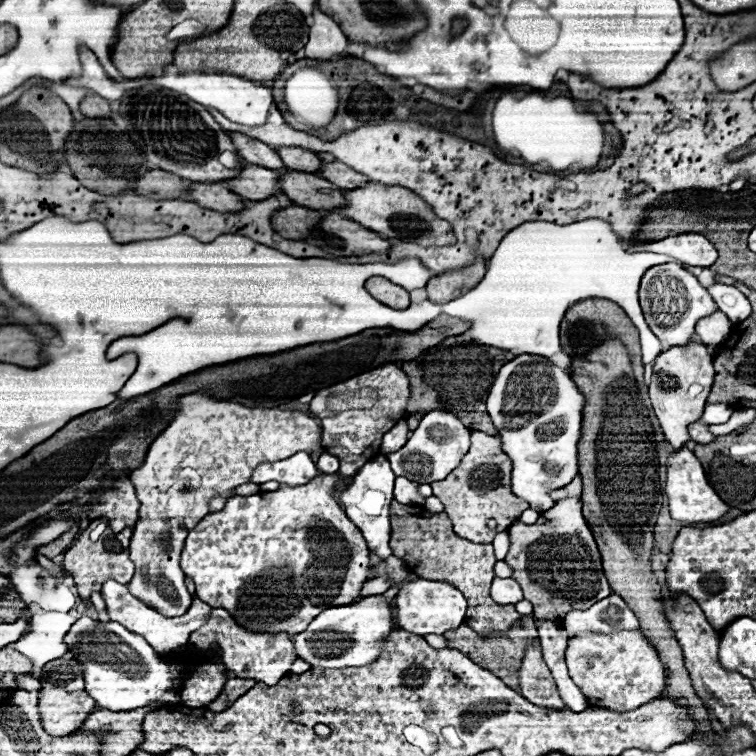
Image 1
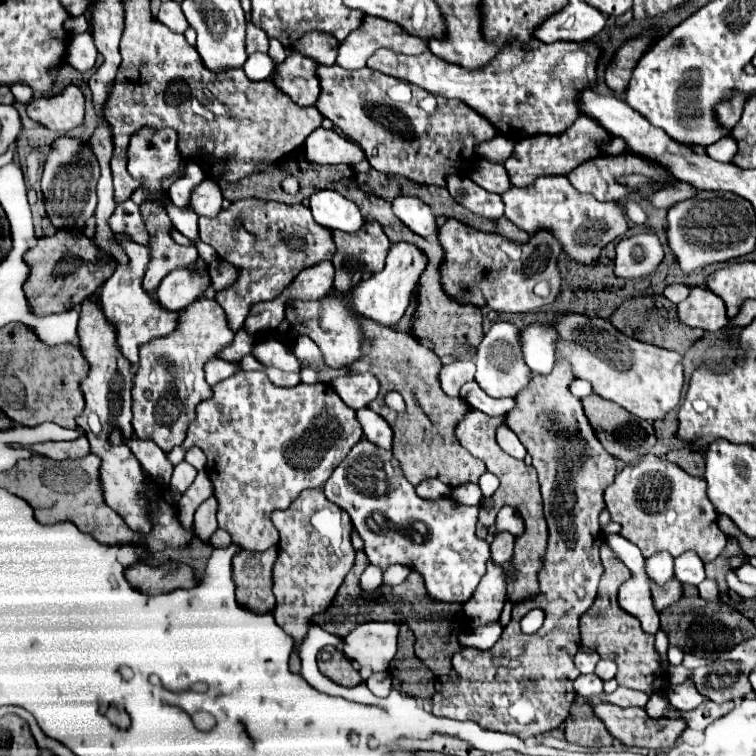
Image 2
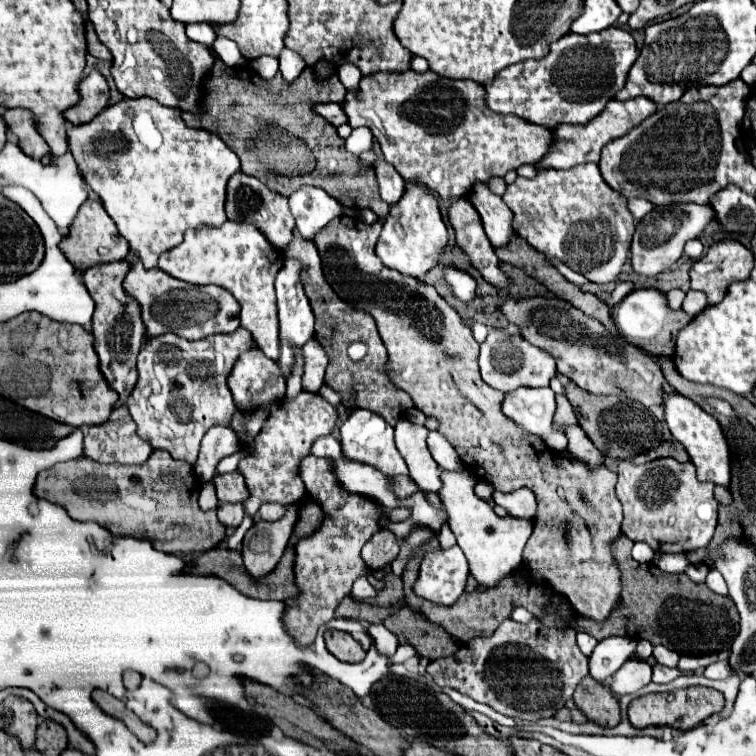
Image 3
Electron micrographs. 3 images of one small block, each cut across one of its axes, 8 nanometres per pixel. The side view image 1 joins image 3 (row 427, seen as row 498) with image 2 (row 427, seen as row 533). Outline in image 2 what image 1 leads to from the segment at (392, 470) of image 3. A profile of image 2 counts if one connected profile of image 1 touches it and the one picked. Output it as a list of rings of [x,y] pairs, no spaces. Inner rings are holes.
[[[362,408],[356,412],[356,420],[360,422],[366,440],[376,444],[378,448],[392,450],[392,428],[386,424],[386,420],[382,420],[382,416],[372,412],[370,408]]]

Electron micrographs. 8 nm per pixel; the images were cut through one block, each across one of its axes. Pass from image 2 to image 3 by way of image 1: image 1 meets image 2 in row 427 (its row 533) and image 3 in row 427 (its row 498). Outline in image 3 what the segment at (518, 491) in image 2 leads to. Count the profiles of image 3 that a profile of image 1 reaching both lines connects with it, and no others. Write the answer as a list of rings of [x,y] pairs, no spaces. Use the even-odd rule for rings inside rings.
[[[340,216],[332,220],[320,234],[316,248],[322,258],[322,268],[328,284],[334,292],[352,304],[352,308],[368,312],[382,336],[382,342],[388,348],[388,376],[390,380],[408,392],[414,400],[414,406],[422,410],[426,416],[434,416],[440,420],[440,432],[446,440],[454,446],[458,456],[462,458],[464,466],[470,468],[482,482],[490,482],[500,492],[514,492],[518,488],[530,488],[536,496],[538,508],[534,516],[534,532],[524,548],[524,564],[534,576],[536,582],[548,584],[550,590],[562,592],[568,596],[572,608],[590,620],[606,622],[610,612],[618,608],[622,600],[622,586],[620,586],[620,570],[612,554],[612,540],[620,536],[622,524],[622,504],[614,494],[616,474],[610,472],[606,466],[598,468],[598,472],[586,472],[578,460],[570,460],[566,450],[562,454],[550,450],[542,438],[528,434],[522,426],[502,414],[502,400],[504,392],[490,388],[478,370],[478,342],[472,336],[472,330],[458,312],[444,300],[440,294],[426,284],[410,276],[402,276],[400,272],[388,270],[382,260],[374,254],[376,240],[380,236],[382,222],[366,224],[362,220],[354,220],[348,216]],[[566,520],[570,520],[572,540],[566,540]]]

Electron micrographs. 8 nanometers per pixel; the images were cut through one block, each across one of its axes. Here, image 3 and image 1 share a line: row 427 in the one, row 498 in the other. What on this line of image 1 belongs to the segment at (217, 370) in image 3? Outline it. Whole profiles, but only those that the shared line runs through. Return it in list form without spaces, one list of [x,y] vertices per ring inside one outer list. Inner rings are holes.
[[[194,392],[186,394],[178,400],[178,410],[172,422],[164,432],[150,444],[146,452],[146,460],[140,468],[130,474],[134,482],[136,496],[140,500],[138,522],[134,526],[134,534],[130,538],[130,560],[136,564],[134,578],[130,580],[130,592],[140,598],[144,604],[156,608],[166,616],[184,614],[190,608],[192,594],[186,590],[184,572],[180,570],[180,552],[182,544],[190,530],[210,514],[208,502],[218,496],[230,496],[236,486],[250,482],[252,470],[264,462],[276,462],[288,458],[296,452],[316,454],[322,452],[322,426],[318,420],[302,410],[280,410],[280,408],[248,408],[238,402],[222,402],[216,400],[210,392]]]

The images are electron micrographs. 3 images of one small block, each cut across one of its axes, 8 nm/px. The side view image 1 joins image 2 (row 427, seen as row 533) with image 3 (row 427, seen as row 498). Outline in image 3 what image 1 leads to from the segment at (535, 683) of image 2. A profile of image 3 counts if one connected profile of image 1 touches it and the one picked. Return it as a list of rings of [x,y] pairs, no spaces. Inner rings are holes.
[[[566,426],[564,434],[568,438],[568,454],[580,462],[584,462],[590,470],[604,466],[604,456],[598,452],[598,448],[592,444],[592,440],[582,432],[580,426]]]

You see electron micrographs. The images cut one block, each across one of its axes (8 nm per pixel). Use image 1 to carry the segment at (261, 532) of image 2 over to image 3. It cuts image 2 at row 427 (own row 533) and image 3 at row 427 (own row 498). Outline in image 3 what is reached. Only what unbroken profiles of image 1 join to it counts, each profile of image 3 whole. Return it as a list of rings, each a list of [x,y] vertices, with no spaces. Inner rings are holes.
[[[302,390],[296,398],[280,398],[270,406],[258,408],[256,412],[242,412],[236,410],[228,428],[234,430],[242,448],[250,452],[250,456],[242,458],[238,464],[240,474],[246,480],[246,488],[250,492],[248,500],[244,502],[244,510],[252,520],[256,520],[258,508],[264,502],[278,502],[278,504],[296,504],[304,496],[304,482],[298,474],[298,466],[304,456],[310,454],[310,448],[316,438],[328,436],[338,422],[338,410],[330,402],[326,402],[320,394]]]

